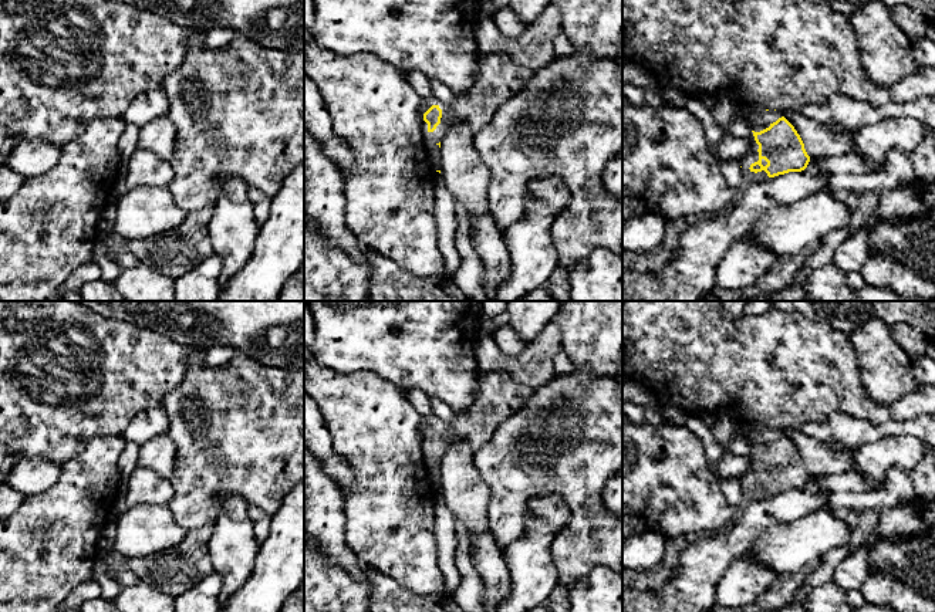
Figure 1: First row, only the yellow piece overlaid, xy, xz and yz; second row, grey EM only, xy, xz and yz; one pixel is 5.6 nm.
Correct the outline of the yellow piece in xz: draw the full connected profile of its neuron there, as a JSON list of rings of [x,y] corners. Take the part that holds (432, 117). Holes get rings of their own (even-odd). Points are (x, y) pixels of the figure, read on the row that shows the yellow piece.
[[[490,53],[482,58],[477,78],[470,91],[445,104],[435,97],[421,99],[421,112],[423,115],[423,143],[433,172],[442,169],[441,138],[445,131],[455,124],[466,124],[472,133],[483,129],[494,116],[496,111],[516,94],[521,92],[531,80],[534,71],[513,62],[509,54]]]

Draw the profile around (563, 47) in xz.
[[[561,28],[554,38],[554,54],[557,57],[571,57],[574,54],[574,47]]]

